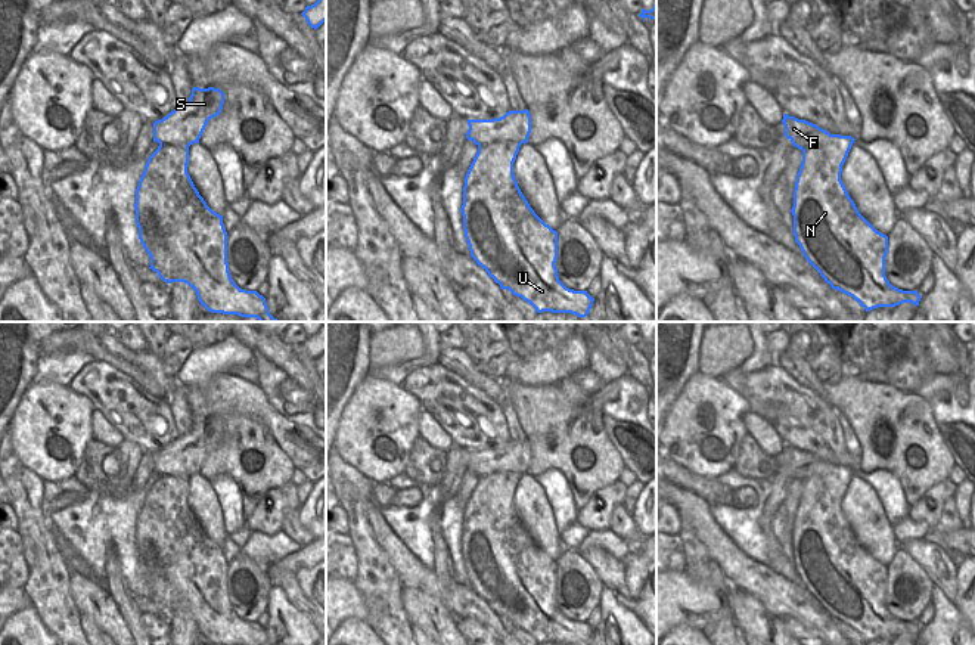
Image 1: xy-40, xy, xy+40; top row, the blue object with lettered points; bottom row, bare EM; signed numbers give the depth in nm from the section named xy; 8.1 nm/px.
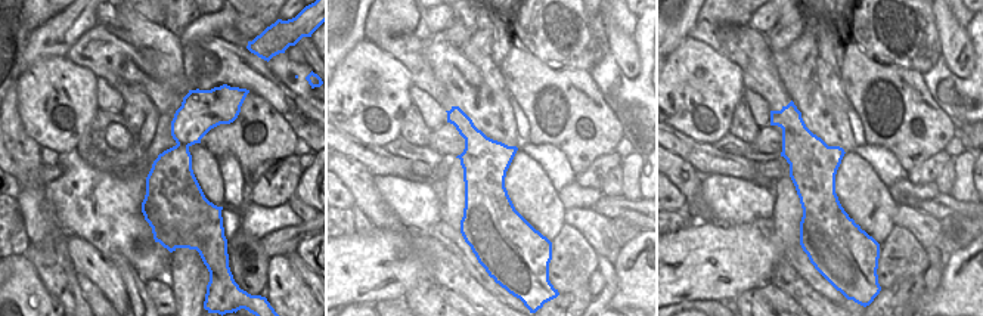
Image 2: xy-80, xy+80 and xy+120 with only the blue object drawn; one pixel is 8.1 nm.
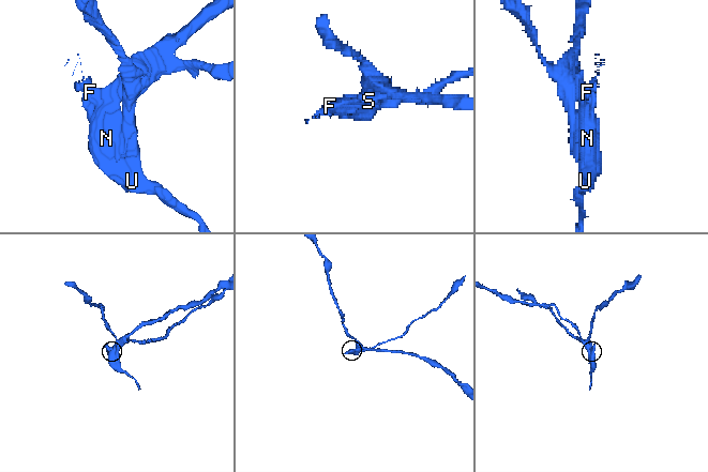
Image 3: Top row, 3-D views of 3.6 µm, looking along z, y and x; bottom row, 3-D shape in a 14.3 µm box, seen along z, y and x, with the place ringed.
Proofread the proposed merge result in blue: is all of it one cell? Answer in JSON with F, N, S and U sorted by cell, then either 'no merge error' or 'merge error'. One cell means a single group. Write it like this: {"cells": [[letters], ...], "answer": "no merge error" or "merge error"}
{"cells": [["F", "S"], ["N", "U"]], "answer": "merge error"}

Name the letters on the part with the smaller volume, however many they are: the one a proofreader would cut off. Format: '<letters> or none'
N, U

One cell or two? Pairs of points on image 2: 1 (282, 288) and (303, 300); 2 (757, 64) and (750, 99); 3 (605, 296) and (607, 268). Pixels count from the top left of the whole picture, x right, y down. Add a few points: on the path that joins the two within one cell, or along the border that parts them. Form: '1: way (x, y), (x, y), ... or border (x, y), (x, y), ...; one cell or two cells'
1: way (287, 293), (294, 300), (298, 300); one cell
2: border (746, 87), (756, 92), (771, 110); two cells
3: way (608, 288), (608, 275); one cell

